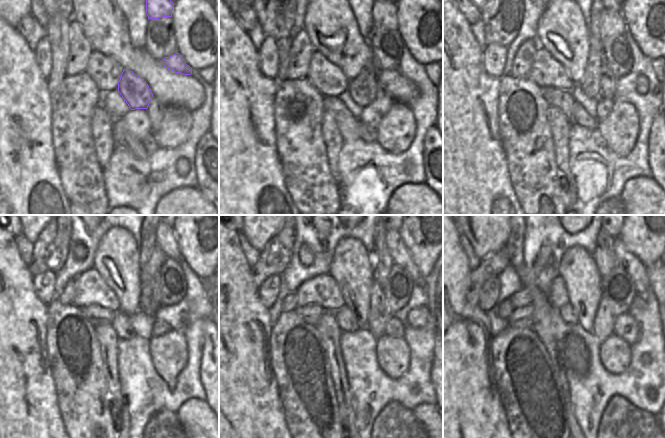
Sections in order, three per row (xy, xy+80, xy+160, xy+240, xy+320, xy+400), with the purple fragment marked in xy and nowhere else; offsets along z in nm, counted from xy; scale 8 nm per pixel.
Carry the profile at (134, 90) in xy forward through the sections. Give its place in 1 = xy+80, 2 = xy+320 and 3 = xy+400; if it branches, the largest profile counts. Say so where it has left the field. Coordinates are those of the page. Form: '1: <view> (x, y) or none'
1: xy+80 (362, 89)
2: xy+320 (378, 315)
3: xy+400 (604, 320)

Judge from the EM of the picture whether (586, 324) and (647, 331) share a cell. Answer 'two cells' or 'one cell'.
two cells

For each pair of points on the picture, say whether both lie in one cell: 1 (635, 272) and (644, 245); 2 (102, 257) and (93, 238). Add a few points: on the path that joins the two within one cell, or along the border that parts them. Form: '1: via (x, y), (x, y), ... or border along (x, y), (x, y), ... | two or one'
1: border along (622, 242), (647, 267) | two
2: border along (111, 228), (98, 244), (93, 268) | two

